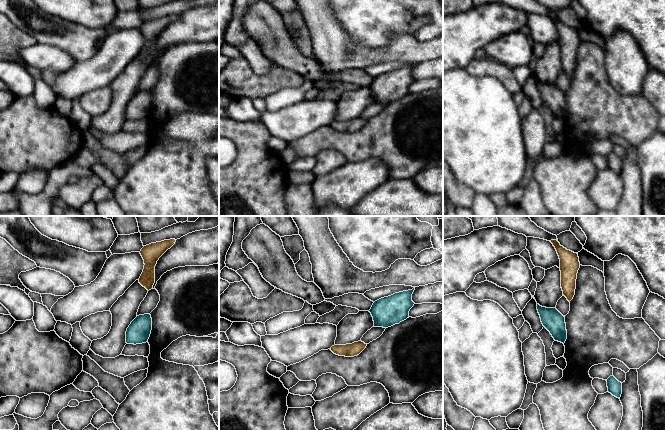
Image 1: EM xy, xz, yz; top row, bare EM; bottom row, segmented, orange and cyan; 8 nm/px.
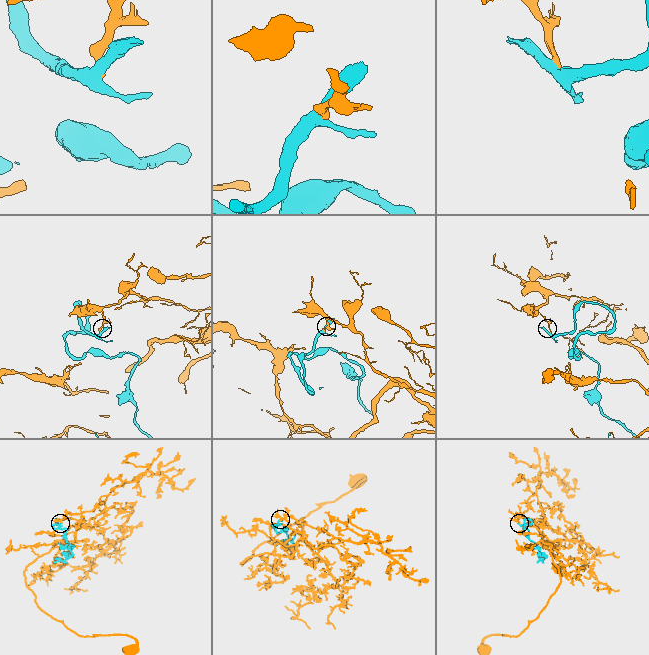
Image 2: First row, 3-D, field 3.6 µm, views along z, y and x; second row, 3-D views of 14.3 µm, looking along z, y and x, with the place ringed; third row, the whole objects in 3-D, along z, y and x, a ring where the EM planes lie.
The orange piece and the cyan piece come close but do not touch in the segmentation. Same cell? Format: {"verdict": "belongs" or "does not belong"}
{"verdict": "does not belong"}

